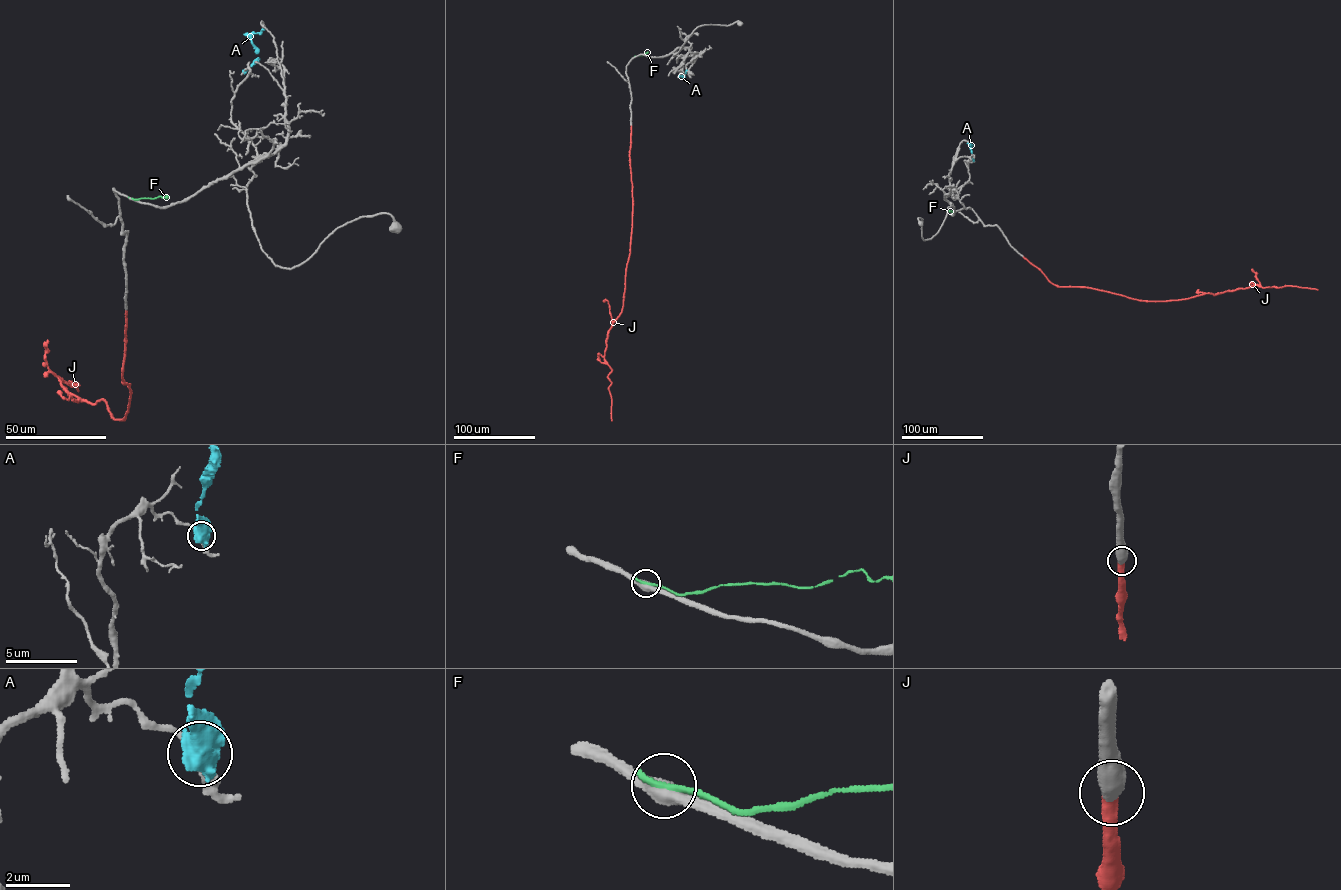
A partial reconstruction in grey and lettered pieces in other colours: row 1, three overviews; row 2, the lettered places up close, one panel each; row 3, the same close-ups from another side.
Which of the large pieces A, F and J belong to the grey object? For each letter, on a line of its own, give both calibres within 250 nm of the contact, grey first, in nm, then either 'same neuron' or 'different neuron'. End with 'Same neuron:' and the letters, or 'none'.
A: 180/1100 nm | different neuron
F: 480/220 nm | different neuron
J: 600/480 nm | same neuron
Same neuron: J

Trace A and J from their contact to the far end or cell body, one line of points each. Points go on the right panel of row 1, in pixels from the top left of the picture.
A: (973, 160), (970, 145), (967, 143)
J: (1023, 256), (1058, 286), (1087, 287), (1143, 301), (1179, 300), (1255, 285), (1318, 289)

